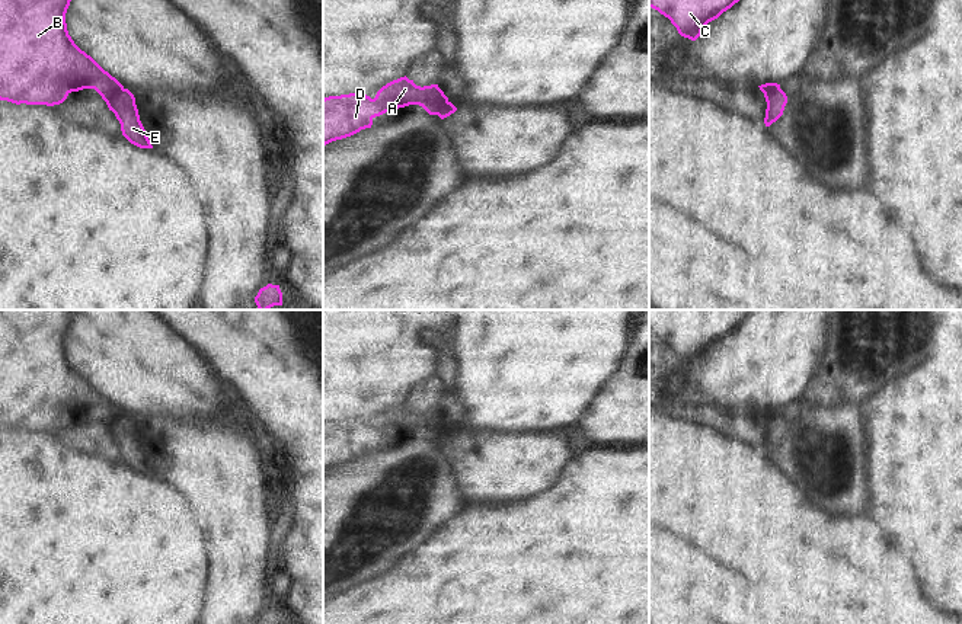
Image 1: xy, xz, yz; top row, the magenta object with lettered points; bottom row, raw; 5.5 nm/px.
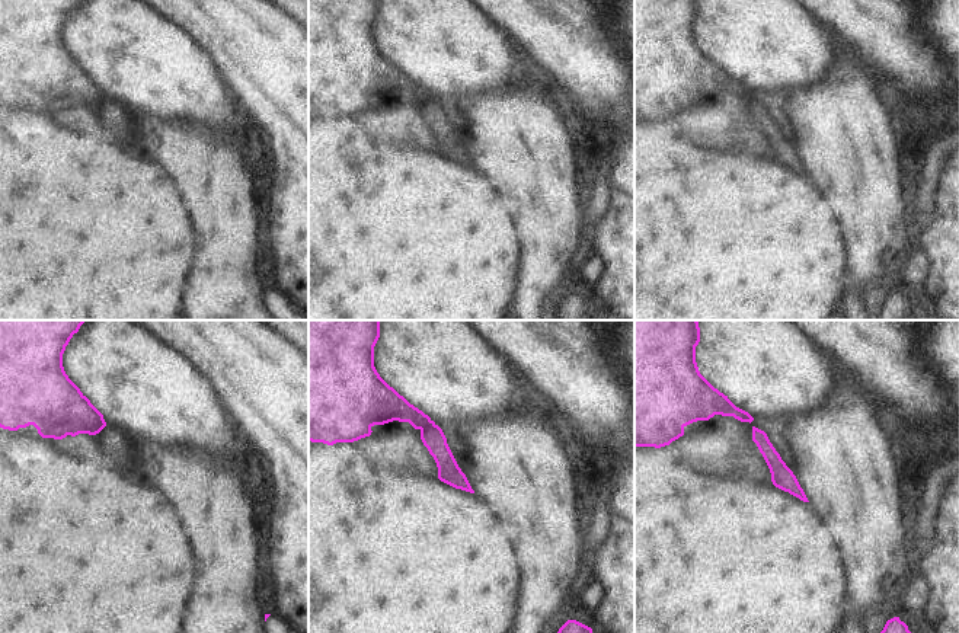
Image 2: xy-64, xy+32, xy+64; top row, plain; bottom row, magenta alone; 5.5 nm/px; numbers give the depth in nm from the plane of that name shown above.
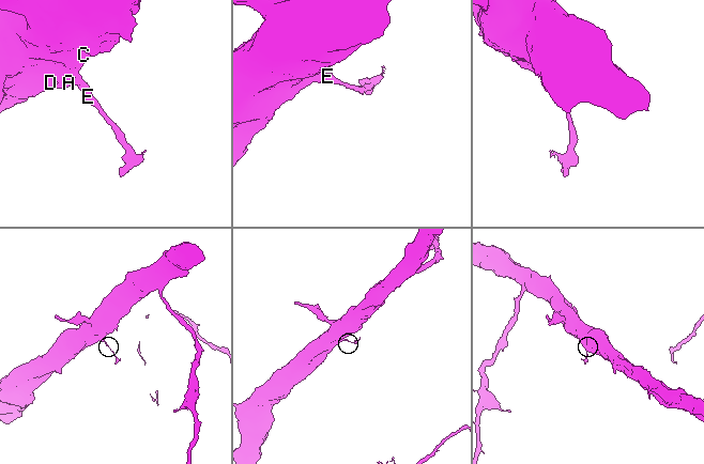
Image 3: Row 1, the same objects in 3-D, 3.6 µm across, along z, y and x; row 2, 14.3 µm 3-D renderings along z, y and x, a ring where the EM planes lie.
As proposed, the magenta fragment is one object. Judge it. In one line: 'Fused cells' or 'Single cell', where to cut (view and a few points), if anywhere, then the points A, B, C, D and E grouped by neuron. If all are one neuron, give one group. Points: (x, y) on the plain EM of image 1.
Fused cells. Split along xy (122, 413), (105, 426). Groups: A B C D / E

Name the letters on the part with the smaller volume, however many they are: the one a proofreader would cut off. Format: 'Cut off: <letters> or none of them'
Cut off: E

